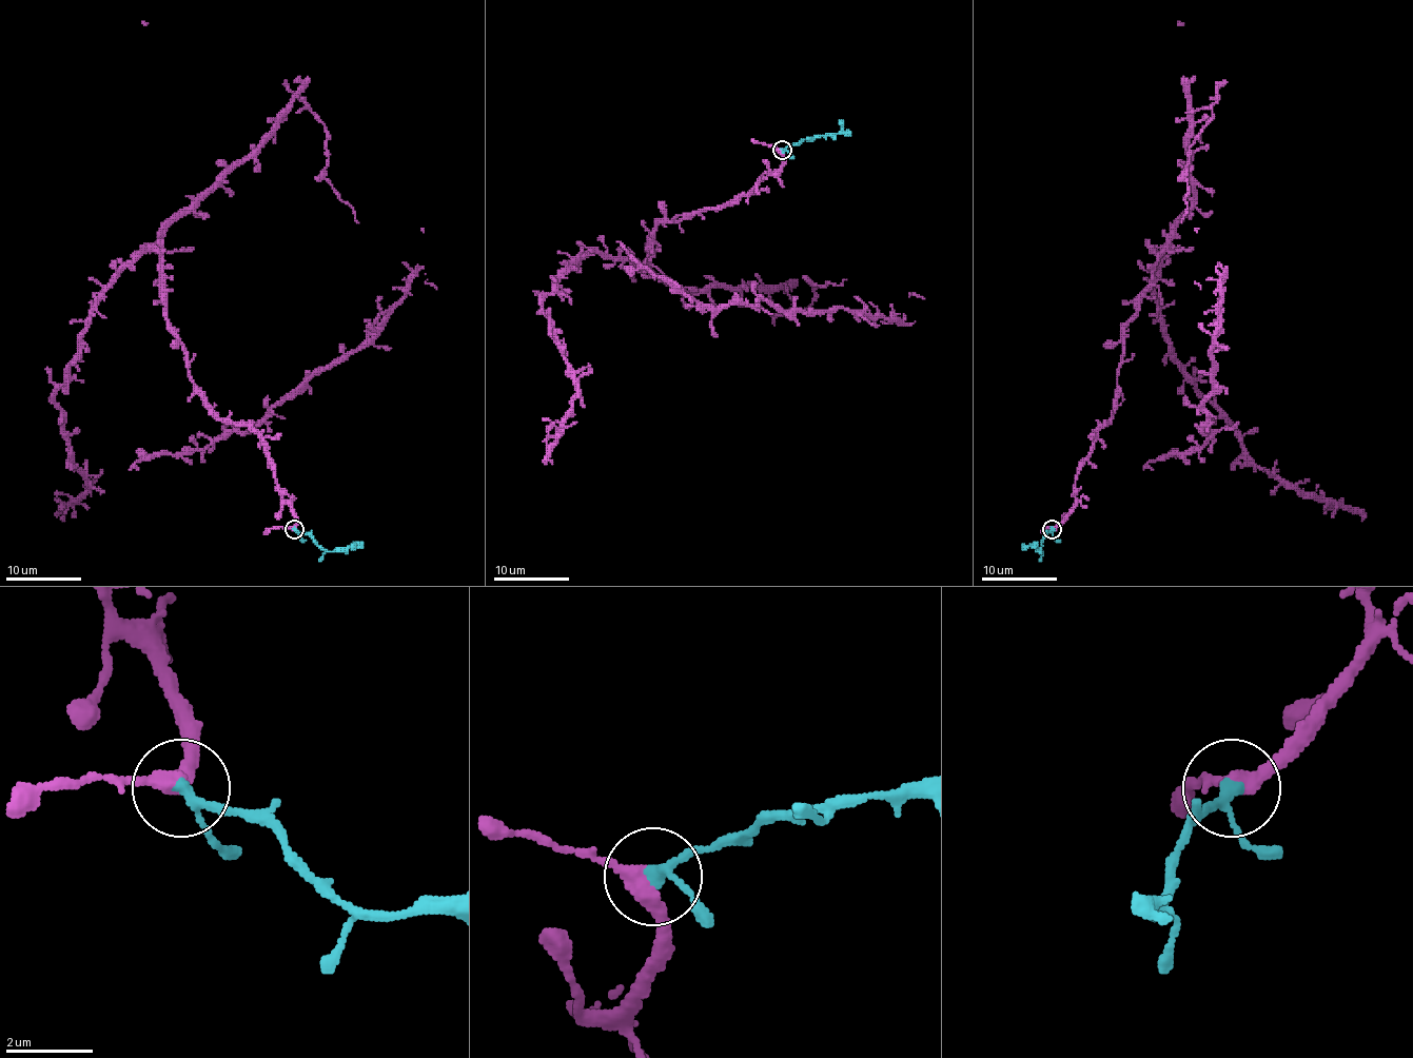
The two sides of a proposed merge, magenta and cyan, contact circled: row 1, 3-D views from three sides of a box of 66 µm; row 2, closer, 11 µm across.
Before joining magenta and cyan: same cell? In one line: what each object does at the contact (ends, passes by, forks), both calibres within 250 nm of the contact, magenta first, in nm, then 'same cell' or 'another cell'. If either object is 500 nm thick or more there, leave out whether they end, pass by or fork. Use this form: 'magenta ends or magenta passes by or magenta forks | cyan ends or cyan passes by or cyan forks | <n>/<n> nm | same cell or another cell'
magenta passes by | cyan passes by | 360/200 nm | same cell

